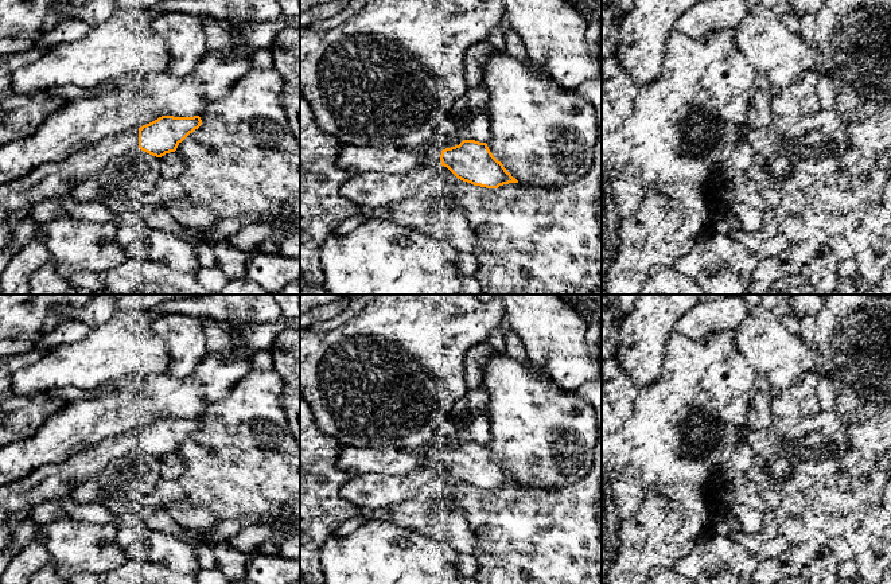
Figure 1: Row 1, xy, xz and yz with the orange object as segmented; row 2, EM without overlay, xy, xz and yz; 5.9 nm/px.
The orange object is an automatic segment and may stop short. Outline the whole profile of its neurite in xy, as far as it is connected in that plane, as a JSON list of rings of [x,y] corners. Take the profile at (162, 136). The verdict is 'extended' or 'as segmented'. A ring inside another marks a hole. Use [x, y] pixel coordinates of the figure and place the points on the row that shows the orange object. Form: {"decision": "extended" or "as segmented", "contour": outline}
{"decision": "extended", "contour": [[[162,116],[141,128],[109,135],[59,163],[42,164],[22,179],[0,186],[0,209],[15,213],[27,203],[36,205],[54,196],[70,195],[75,184],[96,176],[112,159],[136,147],[156,157],[175,152],[201,124],[199,116]]]}

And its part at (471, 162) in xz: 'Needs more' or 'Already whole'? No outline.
Needs more

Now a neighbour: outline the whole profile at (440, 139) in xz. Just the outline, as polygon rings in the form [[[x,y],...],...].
[[[437,131],[435,133],[433,143],[439,145],[441,149],[446,149],[446,148],[459,145],[462,141],[454,137],[448,137],[446,133]]]

